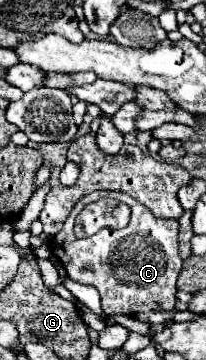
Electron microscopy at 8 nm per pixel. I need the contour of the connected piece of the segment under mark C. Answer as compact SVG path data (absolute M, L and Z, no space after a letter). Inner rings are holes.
M93 191L85 195L67 217L63 229L49 241L53 255L63 263L67 275L75 283L93 285L101 293L101 309L105 315L135 315L141 311L173 311L175 307L175 281L181 271L183 259L177 247L177 219L161 219L153 215L137 199L119 191ZM111 195L131 207L131 221L123 229L103 229L89 239L77 239L73 221L85 203Z

